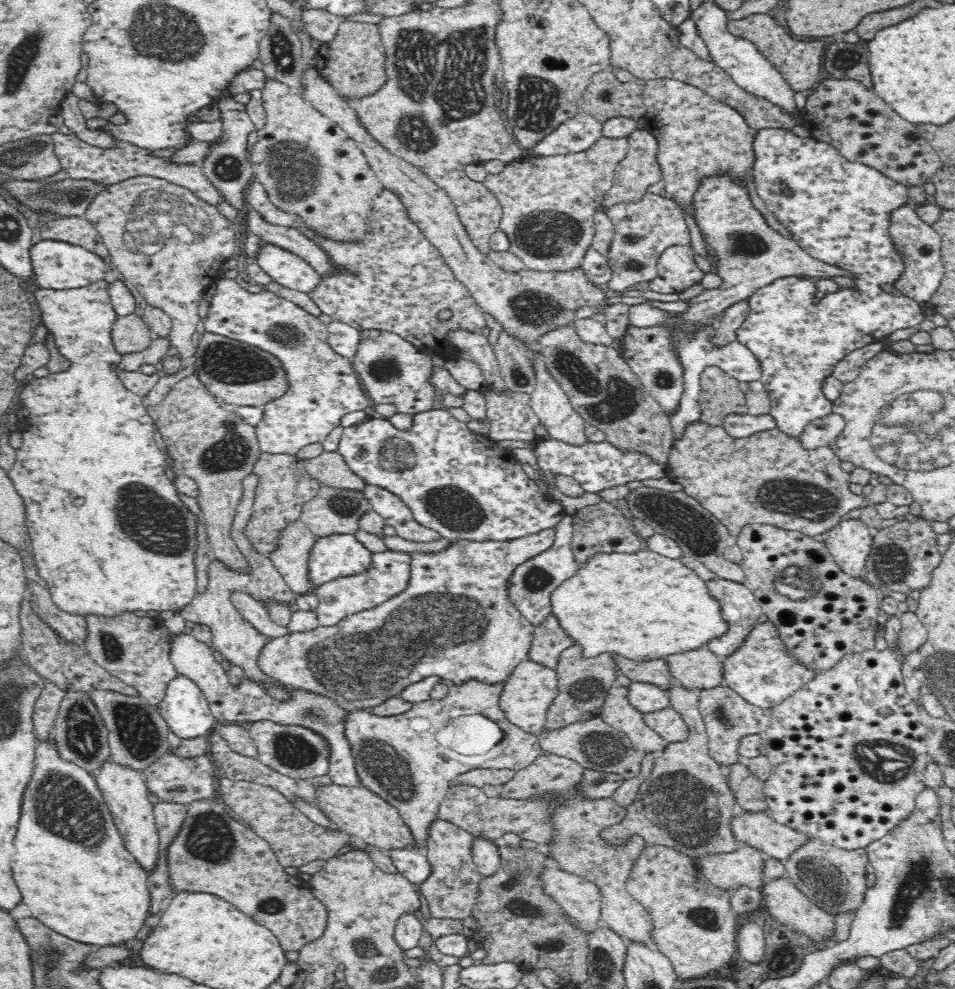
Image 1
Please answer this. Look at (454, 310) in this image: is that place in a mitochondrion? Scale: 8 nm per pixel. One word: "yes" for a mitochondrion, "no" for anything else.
no

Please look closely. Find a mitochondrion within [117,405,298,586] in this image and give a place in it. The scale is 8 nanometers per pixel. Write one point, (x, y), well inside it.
(230, 452)

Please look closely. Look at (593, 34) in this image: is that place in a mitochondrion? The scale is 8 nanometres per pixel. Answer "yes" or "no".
no

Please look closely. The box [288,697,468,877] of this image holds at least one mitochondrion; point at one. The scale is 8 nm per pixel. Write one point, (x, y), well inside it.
(381, 762)

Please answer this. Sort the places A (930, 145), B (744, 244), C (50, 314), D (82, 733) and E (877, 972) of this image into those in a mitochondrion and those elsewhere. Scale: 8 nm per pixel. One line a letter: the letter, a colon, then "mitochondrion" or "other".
A: other
B: mitochondrion
C: other
D: mitochondrion
E: other

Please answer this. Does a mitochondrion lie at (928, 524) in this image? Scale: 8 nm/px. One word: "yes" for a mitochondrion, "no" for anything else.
no

